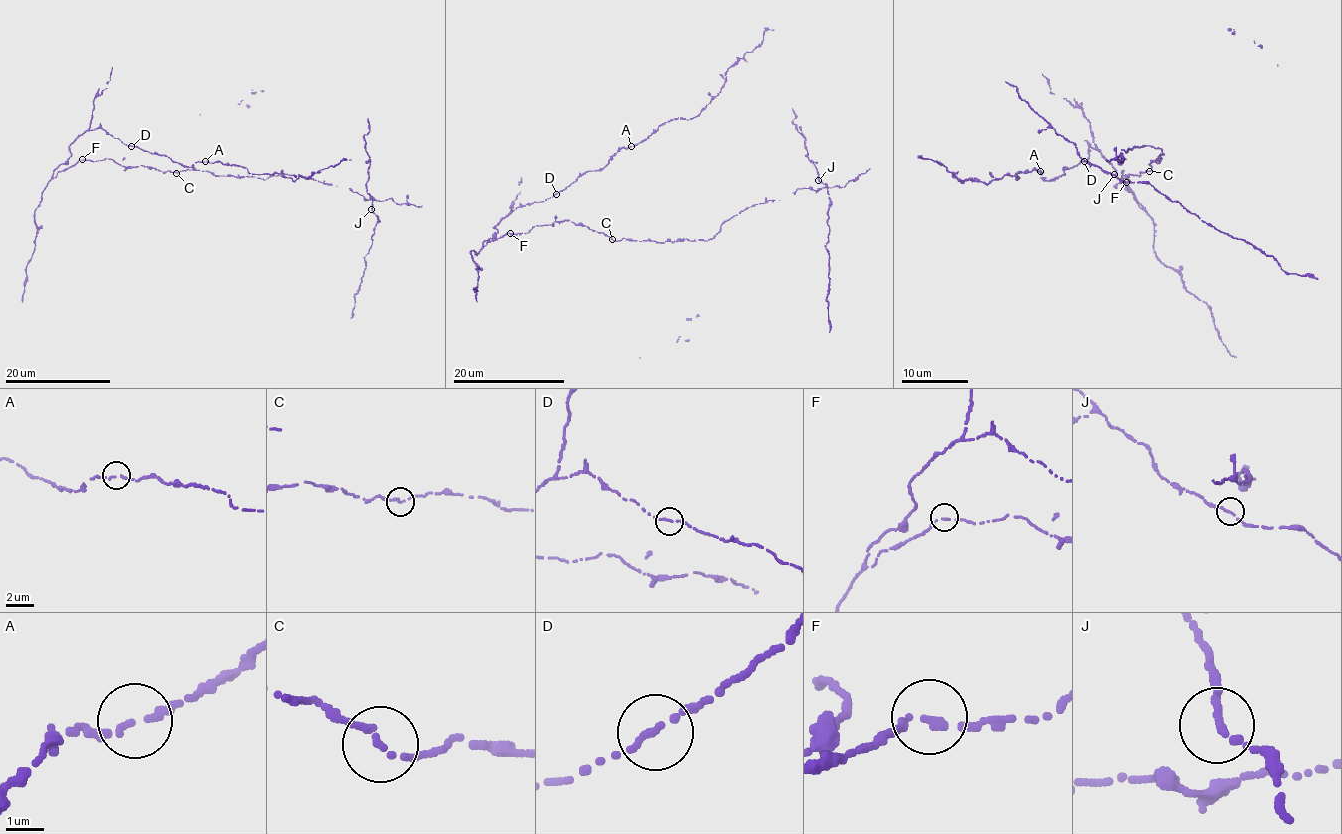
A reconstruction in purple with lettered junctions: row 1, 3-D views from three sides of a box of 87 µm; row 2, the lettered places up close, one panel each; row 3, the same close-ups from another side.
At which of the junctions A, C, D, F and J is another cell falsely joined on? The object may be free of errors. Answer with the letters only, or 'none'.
none

